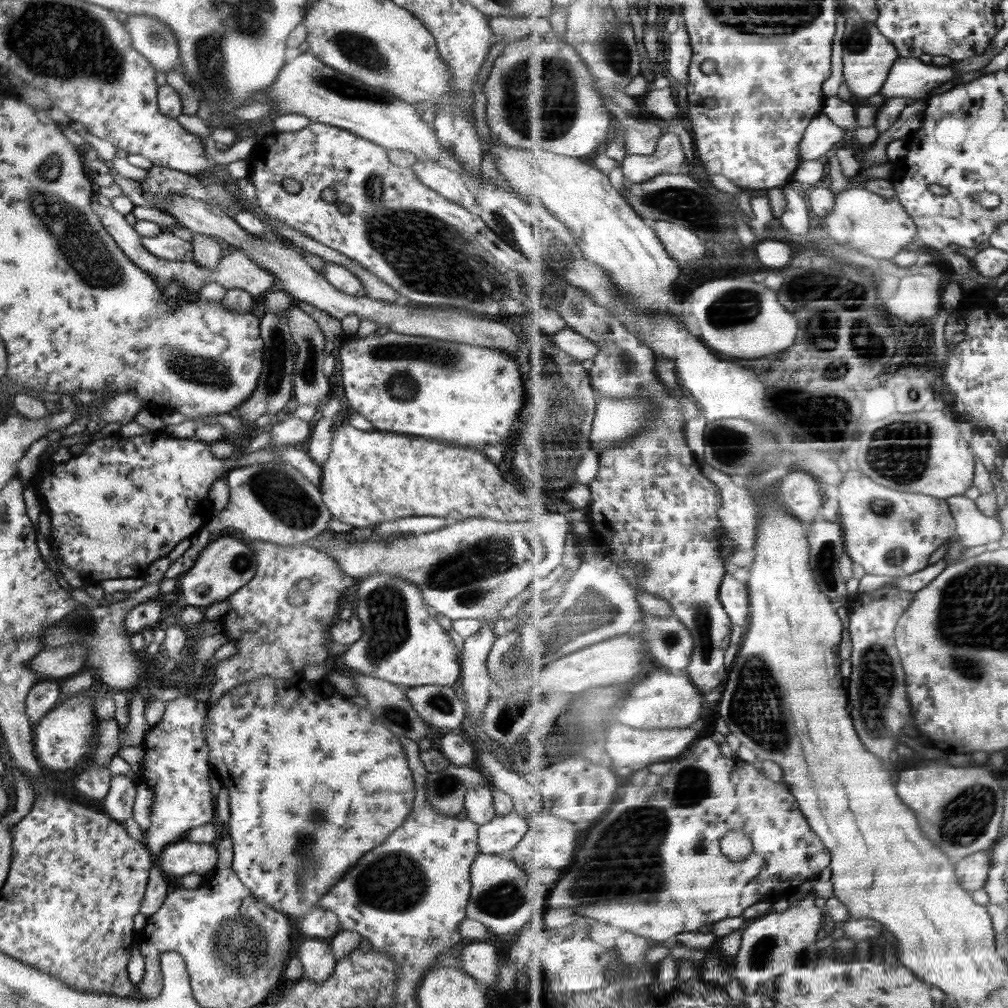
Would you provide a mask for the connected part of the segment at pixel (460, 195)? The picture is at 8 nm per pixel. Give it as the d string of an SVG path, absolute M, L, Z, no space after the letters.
M416 160L411 169L422 184L438 192L440 196L452 200L454 204L459 204L471 214L480 215L481 209L475 193L468 190L458 172L448 170L436 162L422 162L422 160Z

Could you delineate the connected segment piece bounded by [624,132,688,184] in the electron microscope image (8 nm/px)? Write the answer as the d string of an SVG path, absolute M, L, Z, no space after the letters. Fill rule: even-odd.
M665 132L657 147L657 152L648 156L642 155L635 160L624 163L627 179L634 183L659 177L668 172L670 167L685 166L688 163L682 142L676 134Z

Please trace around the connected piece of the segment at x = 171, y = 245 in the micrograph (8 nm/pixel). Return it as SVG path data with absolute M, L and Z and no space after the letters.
M161 231L153 237L142 237L140 241L154 256L175 261L193 259L192 243L175 234Z

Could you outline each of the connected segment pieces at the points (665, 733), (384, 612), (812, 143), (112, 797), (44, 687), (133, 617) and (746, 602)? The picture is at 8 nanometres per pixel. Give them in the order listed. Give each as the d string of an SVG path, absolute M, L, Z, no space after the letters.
M699 720L692 726L686 728L674 729L640 729L614 721L609 729L606 750L608 750L608 754L610 754L618 764L622 764L622 766L634 766L636 770L640 770L640 768L646 768L646 766L656 764L656 762L660 762L660 760L676 758L680 752L686 755L684 750L693 747L690 746L690 744L692 744L694 740L696 741L696 738L702 734L704 728L706 728L706 720Z
M379 575L363 578L358 585L354 616L362 622L362 636L350 644L344 654L340 654L338 664L346 664L360 674L390 681L403 689L426 685L451 687L461 673L456 644L435 618L430 616L419 589L408 582Z
M827 115L820 116L820 120L812 120L801 145L803 160L822 158L824 154L828 154L834 148L834 143L845 140L848 134L848 129L838 126Z
M114 775L110 781L108 793L102 799L104 814L119 823L132 817L138 782L136 777Z
M42 679L28 692L26 698L26 716L32 727L58 702L61 688L57 680Z
M159 596L132 607L125 615L123 630L134 635L147 628L158 627L160 616L162 616L162 601L163 599Z
M729 574L724 580L721 599L724 607L730 613L734 625L746 630L750 625L752 610L749 584L744 584L742 580L736 580L734 576Z

